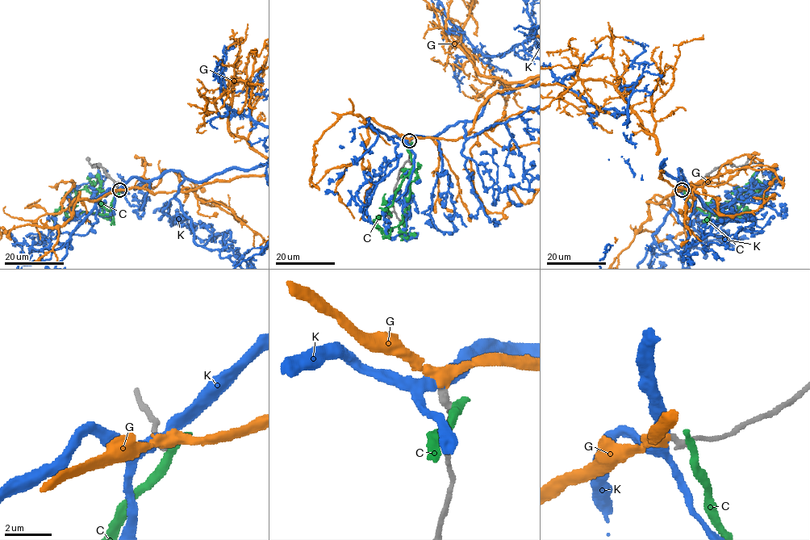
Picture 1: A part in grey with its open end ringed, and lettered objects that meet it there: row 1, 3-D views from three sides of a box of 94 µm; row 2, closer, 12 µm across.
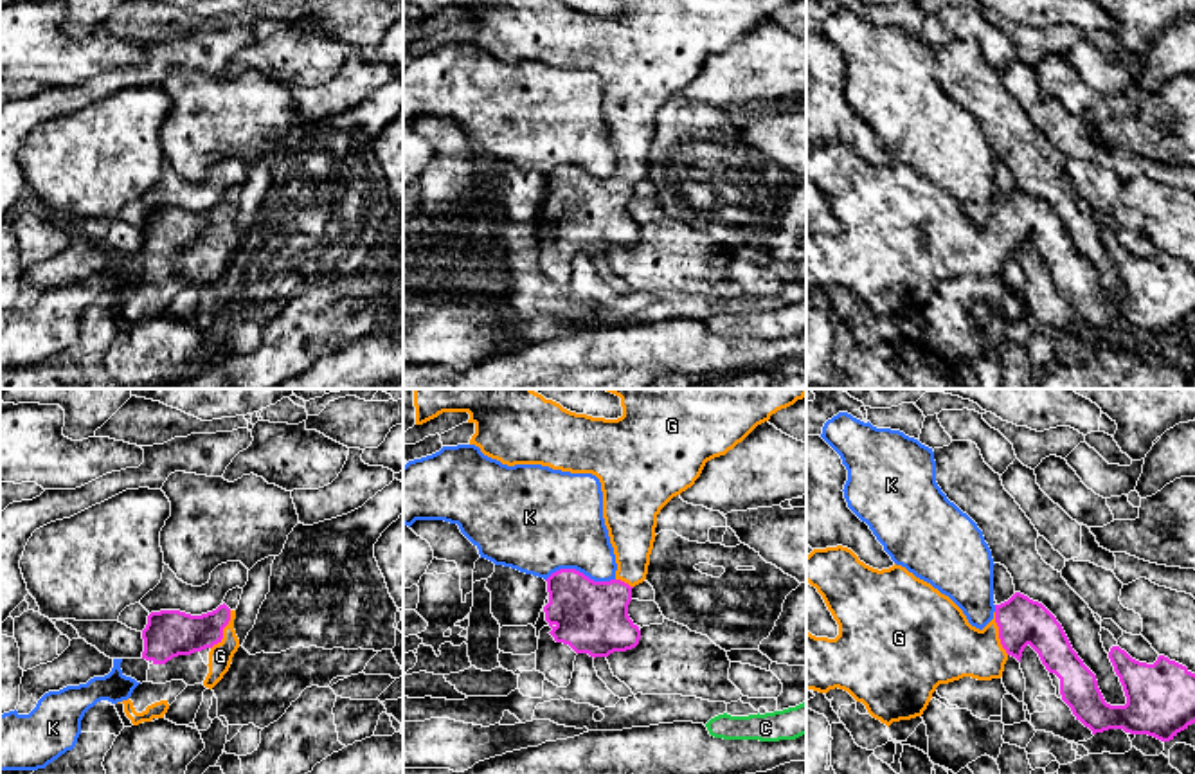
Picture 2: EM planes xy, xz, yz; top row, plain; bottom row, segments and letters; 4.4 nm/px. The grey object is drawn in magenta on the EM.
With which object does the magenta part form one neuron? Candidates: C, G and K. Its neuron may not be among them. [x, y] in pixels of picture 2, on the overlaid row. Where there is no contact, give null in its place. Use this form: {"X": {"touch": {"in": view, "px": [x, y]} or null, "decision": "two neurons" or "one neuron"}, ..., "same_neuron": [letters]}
{"C": {"touch": null, "decision": "two neurons"}, "G": {"touch": {"in": "yz", "px": [999, 634]}, "decision": "one neuron"}, "K": {"touch": {"in": "xz", "px": [580, 573]}, "decision": "two neurons"}, "same_neuron": ["G"]}

